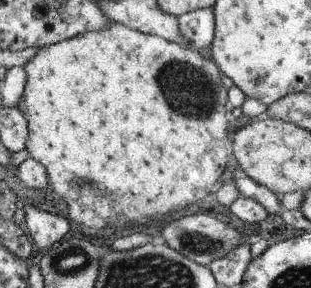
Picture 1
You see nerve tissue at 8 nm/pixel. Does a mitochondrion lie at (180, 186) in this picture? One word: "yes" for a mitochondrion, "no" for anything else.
no

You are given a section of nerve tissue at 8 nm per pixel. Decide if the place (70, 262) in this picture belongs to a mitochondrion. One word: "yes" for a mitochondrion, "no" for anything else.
yes

